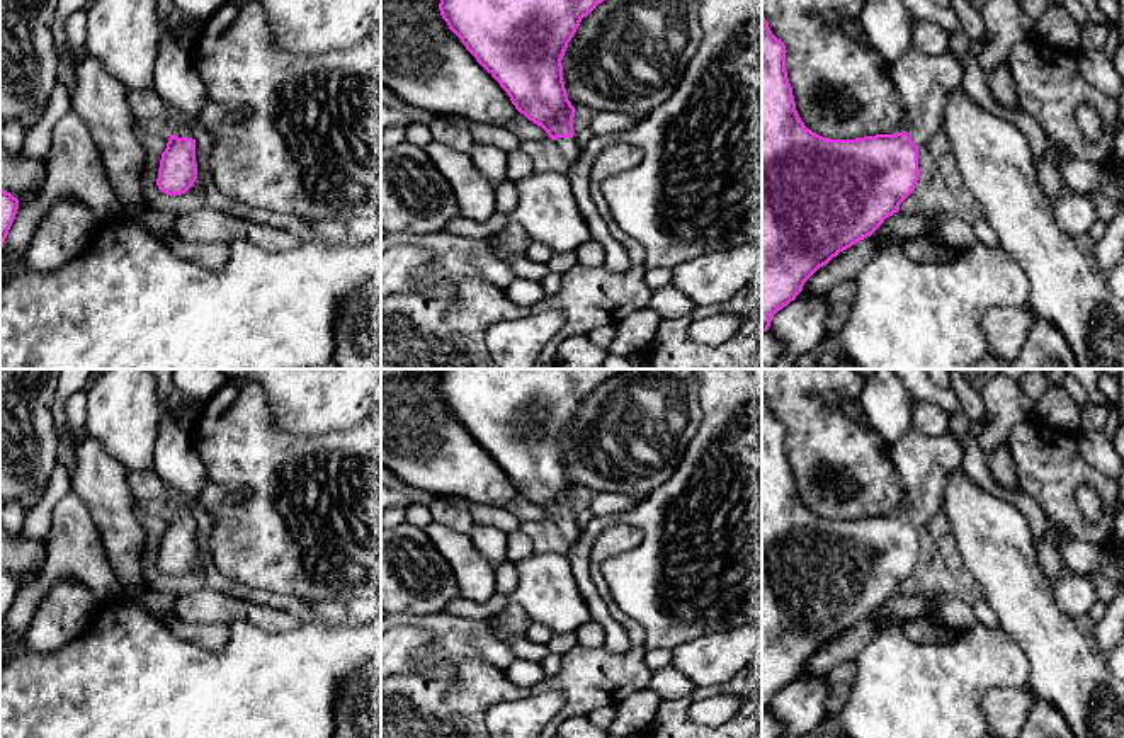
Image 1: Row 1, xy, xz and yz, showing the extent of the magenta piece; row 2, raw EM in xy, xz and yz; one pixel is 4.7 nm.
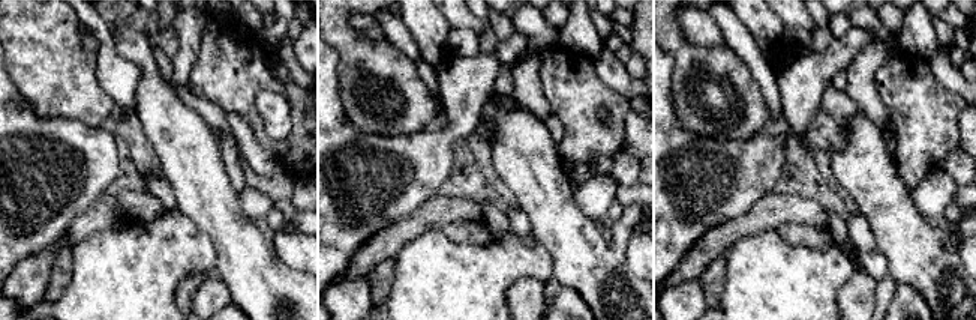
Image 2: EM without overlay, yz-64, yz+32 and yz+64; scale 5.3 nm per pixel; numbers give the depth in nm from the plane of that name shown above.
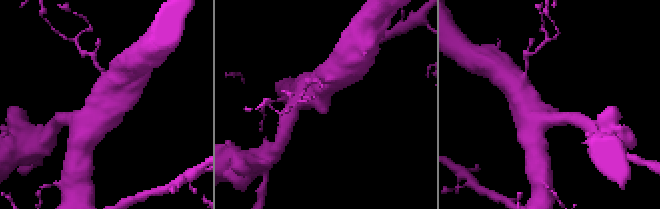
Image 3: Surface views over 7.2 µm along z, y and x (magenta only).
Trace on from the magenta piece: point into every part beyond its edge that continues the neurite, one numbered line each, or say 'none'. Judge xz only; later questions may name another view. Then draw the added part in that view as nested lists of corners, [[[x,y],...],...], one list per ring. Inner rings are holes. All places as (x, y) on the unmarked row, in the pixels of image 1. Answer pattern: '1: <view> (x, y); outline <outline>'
1: xz (570, 531); outline [[[558,519],[554,520],[554,525],[558,532],[561,534],[561,537],[571,546],[578,541],[582,534],[582,529],[575,519]]]

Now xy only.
1: xy (177, 461); outline [[[167,410],[155,444],[155,471],[173,490],[172,515],[192,519],[209,474],[192,434],[180,427],[172,410]]]

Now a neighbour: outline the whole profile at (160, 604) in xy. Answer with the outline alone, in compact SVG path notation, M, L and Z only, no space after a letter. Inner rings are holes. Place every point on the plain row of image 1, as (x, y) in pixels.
M122 587L122 592L117 595L122 604L136 604L151 616L162 619L167 626L172 626L177 621L175 600L177 597L168 592L158 592L151 588L139 587Z

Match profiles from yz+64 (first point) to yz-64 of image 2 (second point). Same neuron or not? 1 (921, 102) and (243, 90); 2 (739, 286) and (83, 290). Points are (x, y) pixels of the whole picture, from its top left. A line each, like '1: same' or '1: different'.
1: same
2: same

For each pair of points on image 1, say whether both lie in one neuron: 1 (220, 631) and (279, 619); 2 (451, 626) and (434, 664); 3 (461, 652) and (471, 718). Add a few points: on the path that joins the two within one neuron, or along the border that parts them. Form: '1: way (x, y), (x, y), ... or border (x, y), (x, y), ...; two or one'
1: border (187, 621), (227, 624); two
2: border (417, 626), (431, 635), (454, 667), (453, 681); two
3: way (471, 669), (471, 701); one

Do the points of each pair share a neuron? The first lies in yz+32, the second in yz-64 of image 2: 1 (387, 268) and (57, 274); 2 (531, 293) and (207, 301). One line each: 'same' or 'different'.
1: same
2: same

